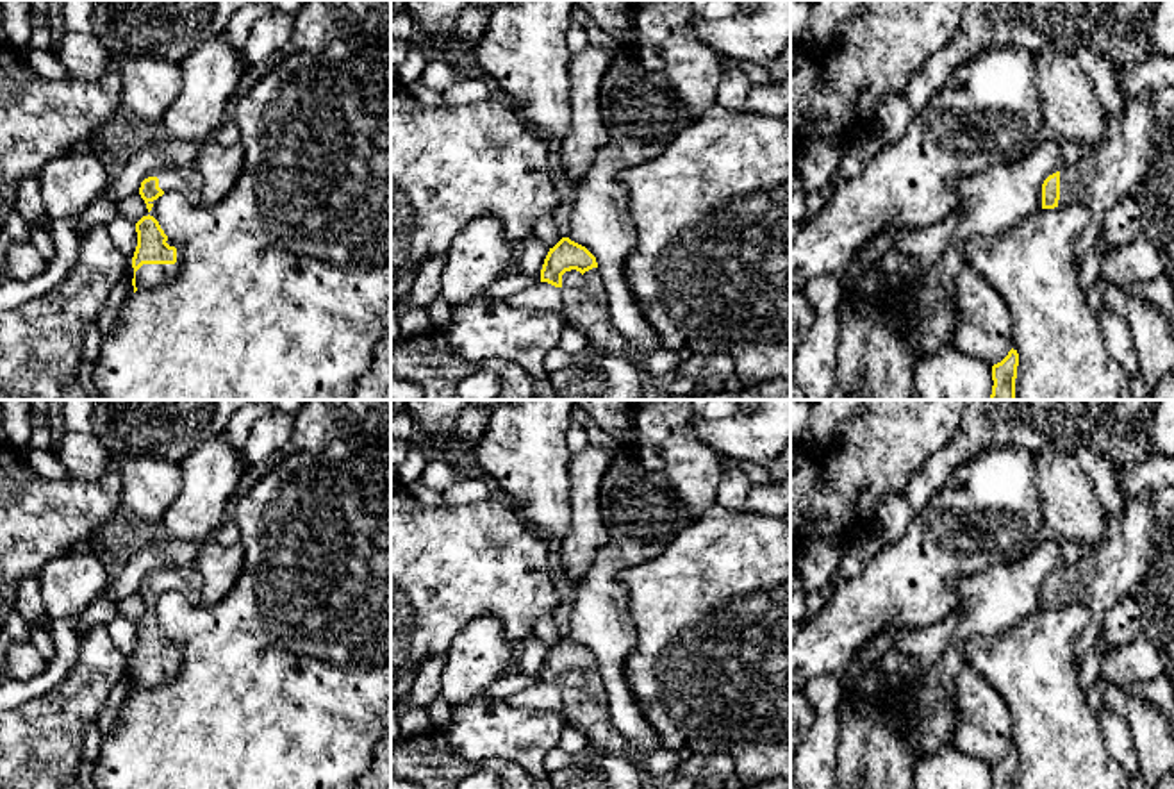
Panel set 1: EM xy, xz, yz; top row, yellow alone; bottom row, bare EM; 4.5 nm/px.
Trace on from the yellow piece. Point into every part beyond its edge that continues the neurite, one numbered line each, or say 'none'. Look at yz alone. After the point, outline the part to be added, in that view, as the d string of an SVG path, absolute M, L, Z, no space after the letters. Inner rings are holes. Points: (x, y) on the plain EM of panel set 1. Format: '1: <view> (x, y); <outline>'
1: yz (1116, 570); M1120 487L1119 491L1124 498L1124 509L1120 516L1106 514L1104 541L1092 553L1083 555L1074 571L1060 571L1058 605L1076 602L1090 612L1090 619L1078 637L1079 644L1074 648L1076 653L1083 653L1094 644L1099 635L1103 618L1112 607L1115 607L1122 598L1142 594L1144 578L1147 575L1145 555L1151 546L1156 512L1147 494L1126 496Z

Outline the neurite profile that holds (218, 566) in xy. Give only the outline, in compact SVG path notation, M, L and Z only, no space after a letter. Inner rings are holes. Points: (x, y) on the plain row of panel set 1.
M212 539L202 544L193 571L202 578L203 605L214 605L230 593L243 571L243 555L239 543L223 546Z

